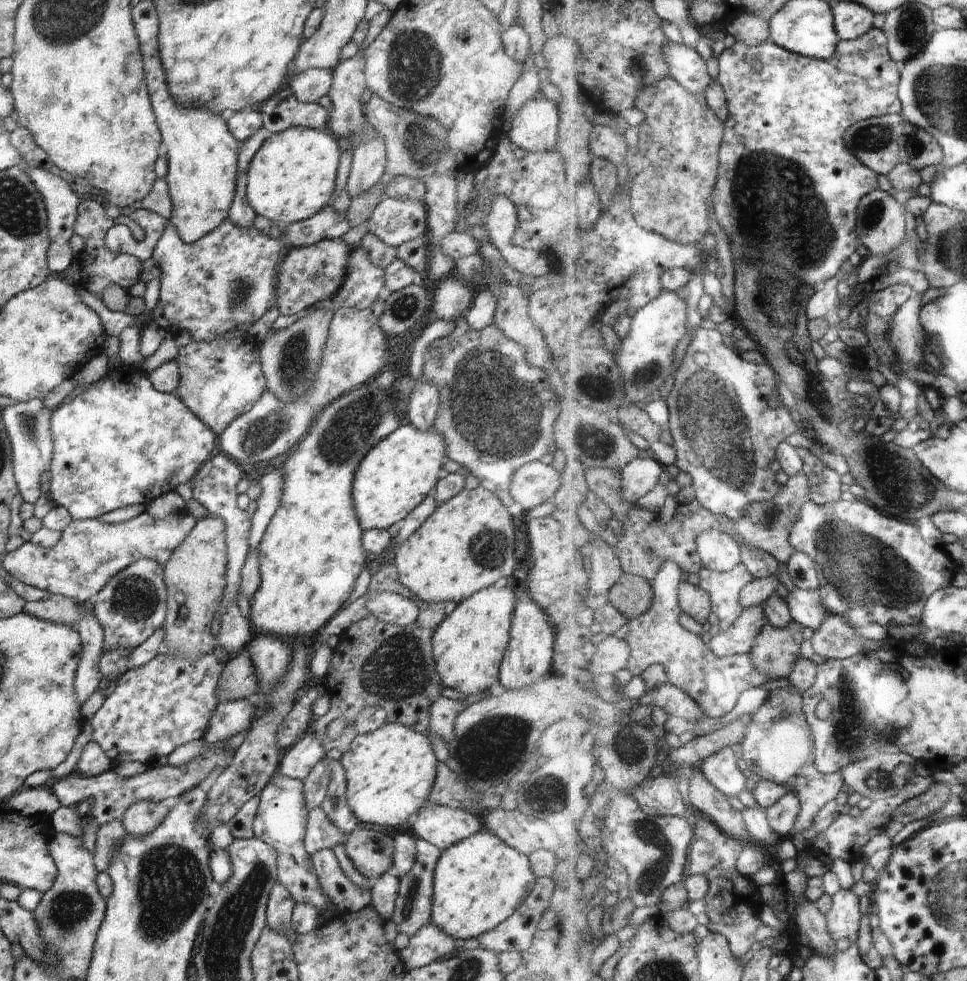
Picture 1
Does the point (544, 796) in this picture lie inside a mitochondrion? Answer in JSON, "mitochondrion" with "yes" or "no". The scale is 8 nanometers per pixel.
{"mitochondrion":"yes"}

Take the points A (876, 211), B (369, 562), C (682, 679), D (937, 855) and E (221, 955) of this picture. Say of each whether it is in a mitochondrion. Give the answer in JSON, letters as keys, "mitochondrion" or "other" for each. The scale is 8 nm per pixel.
{"A":"mitochondrion","B":"other","C":"other","D":"other","E":"mitochondrion"}

